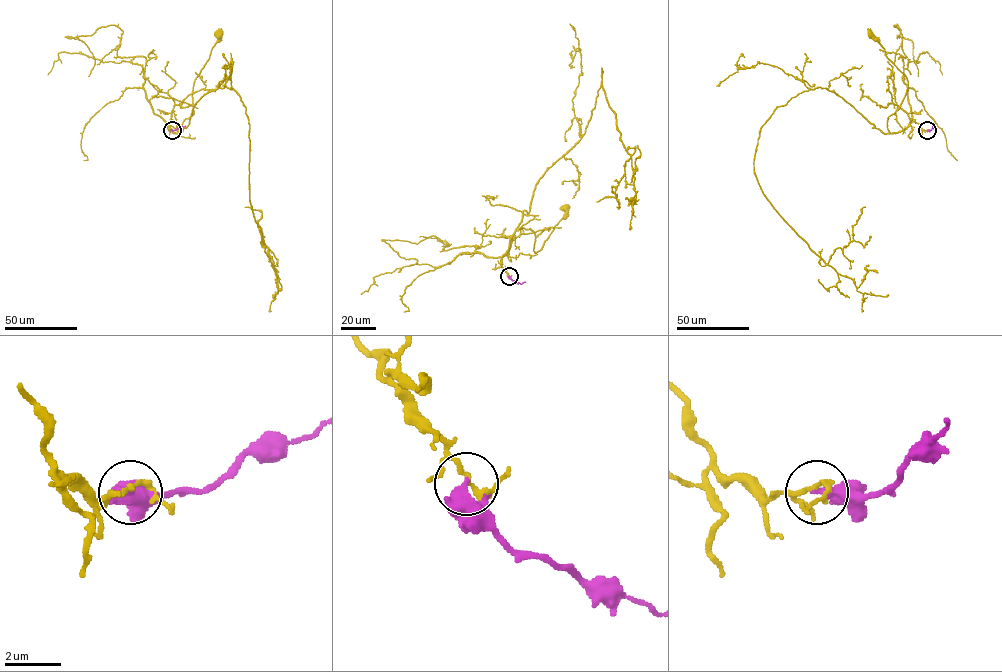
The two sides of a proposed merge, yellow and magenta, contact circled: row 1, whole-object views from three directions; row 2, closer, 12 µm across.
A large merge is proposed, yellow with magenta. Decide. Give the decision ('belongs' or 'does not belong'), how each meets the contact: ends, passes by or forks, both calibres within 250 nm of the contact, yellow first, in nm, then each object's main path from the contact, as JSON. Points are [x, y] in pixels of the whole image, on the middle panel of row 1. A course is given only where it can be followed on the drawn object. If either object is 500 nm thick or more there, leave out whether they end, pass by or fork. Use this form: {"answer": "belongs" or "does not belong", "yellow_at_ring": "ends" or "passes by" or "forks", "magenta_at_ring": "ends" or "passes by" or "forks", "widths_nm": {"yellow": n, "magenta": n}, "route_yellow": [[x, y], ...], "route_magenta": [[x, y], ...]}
{"answer": "does not belong", "yellow_at_ring": "passes by", "magenta_at_ring": "passes by", "widths_nm": {"yellow": 180, "magenta": 360}, "route_yellow": [[509, 276], [501, 265], [501, 258], [516, 230], [530, 229], [535, 236], [536, 252], [566, 214], [565, 207]], "route_magenta": [[509, 276], [517, 282], [525, 282]]}

